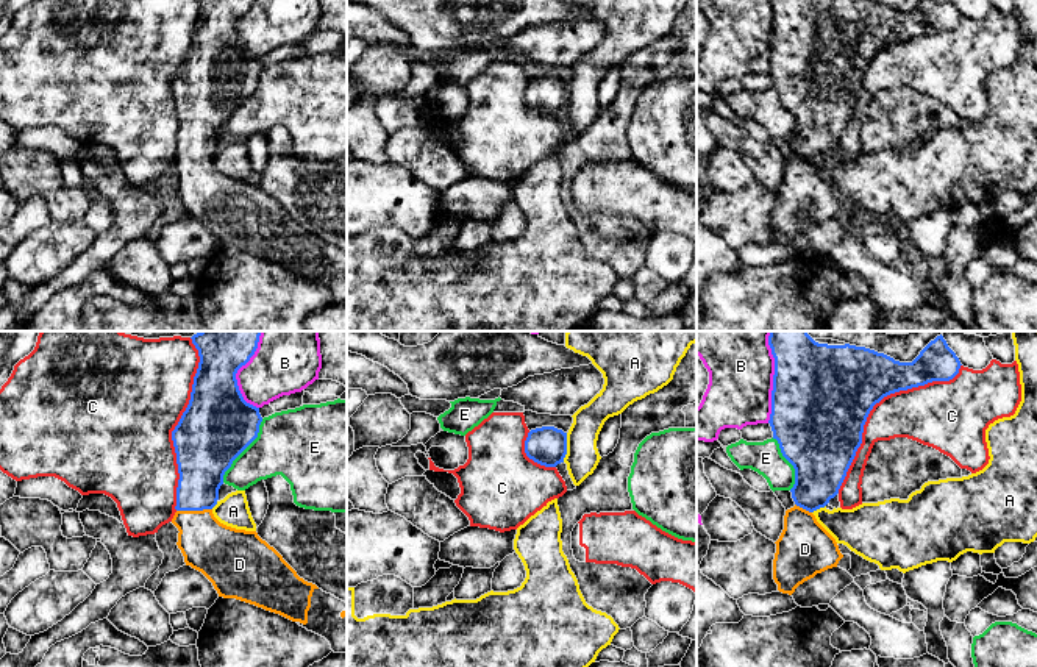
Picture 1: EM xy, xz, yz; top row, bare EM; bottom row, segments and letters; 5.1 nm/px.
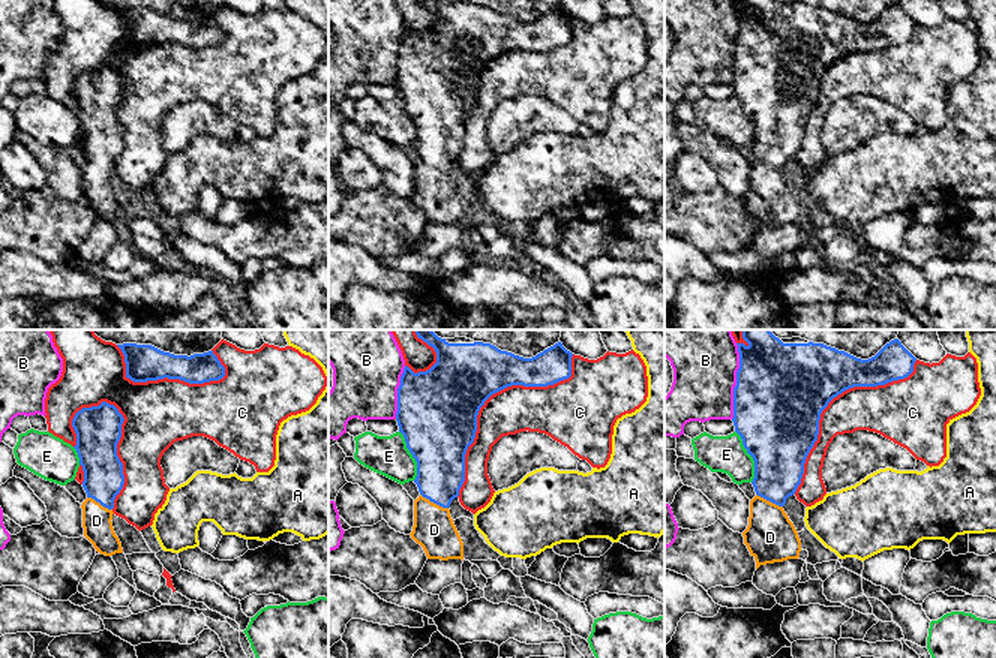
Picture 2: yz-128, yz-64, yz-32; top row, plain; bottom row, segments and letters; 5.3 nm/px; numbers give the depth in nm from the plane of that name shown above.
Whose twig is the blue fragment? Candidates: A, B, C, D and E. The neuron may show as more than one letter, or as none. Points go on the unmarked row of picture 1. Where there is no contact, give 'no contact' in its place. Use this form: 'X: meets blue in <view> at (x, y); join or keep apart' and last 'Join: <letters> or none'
A: meets blue in xz at (566, 97); keep apart
B: meets blue in yz at (773, 36); keep apart
C: meets blue in yz at (876, 52); keep apart
D: meets blue in xy at (194, 160); join
E: meets blue in xy at (244, 99); keep apart
Join: D

